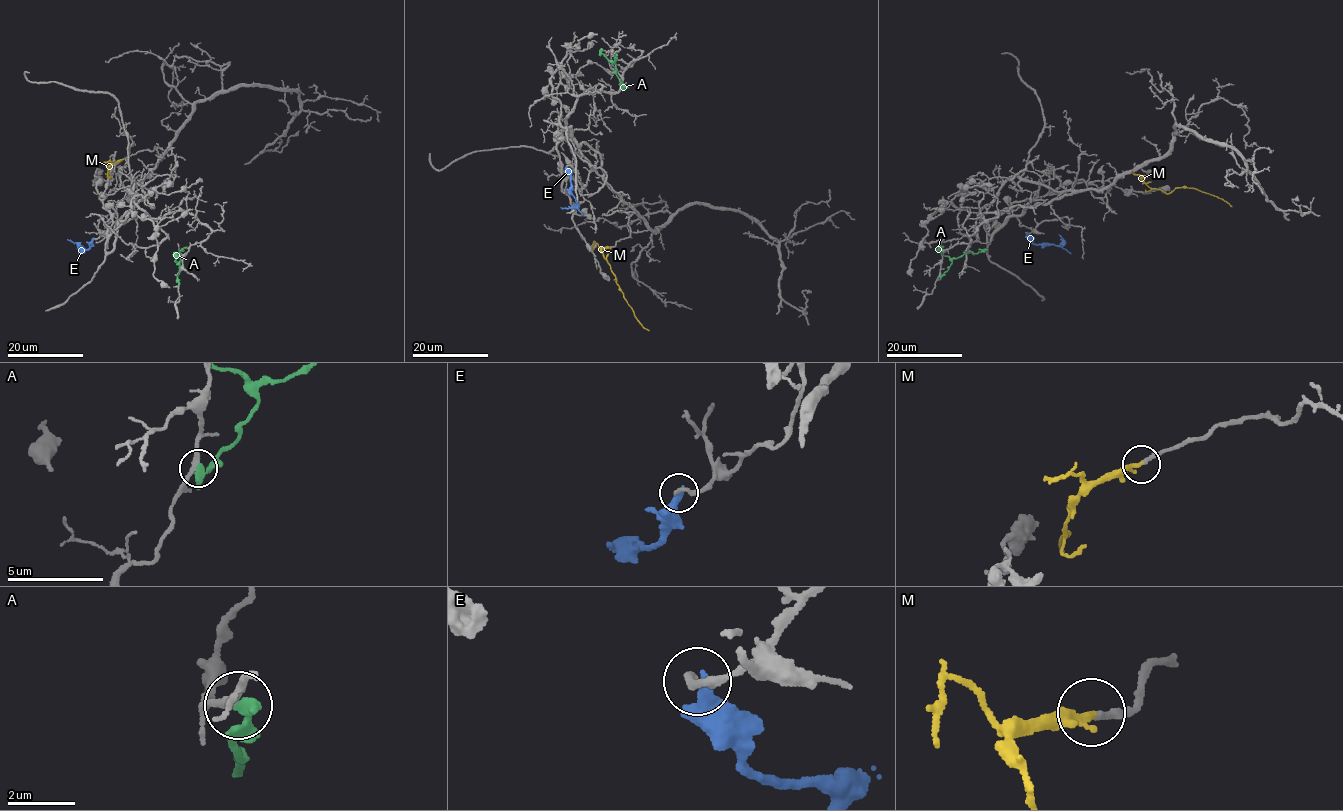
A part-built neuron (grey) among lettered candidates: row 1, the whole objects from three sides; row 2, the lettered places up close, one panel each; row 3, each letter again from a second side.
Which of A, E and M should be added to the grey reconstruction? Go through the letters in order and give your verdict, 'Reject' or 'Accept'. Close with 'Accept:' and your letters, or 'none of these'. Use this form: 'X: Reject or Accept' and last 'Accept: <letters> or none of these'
A: Reject
E: Reject
M: Accept
Accept: M

